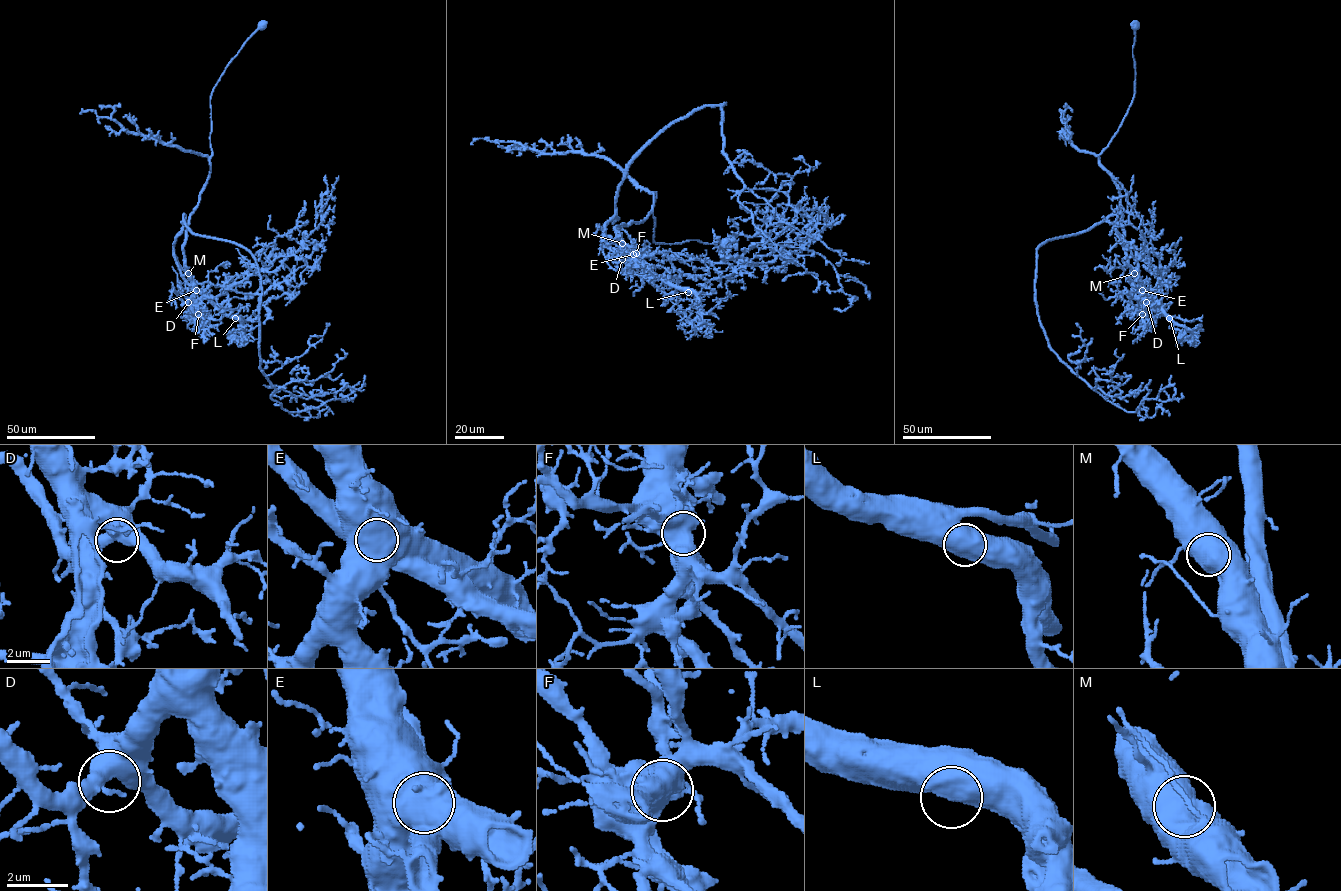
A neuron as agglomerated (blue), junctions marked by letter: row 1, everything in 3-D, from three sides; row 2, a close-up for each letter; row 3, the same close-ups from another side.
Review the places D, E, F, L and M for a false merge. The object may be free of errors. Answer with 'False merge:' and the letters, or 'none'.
False merge: E

